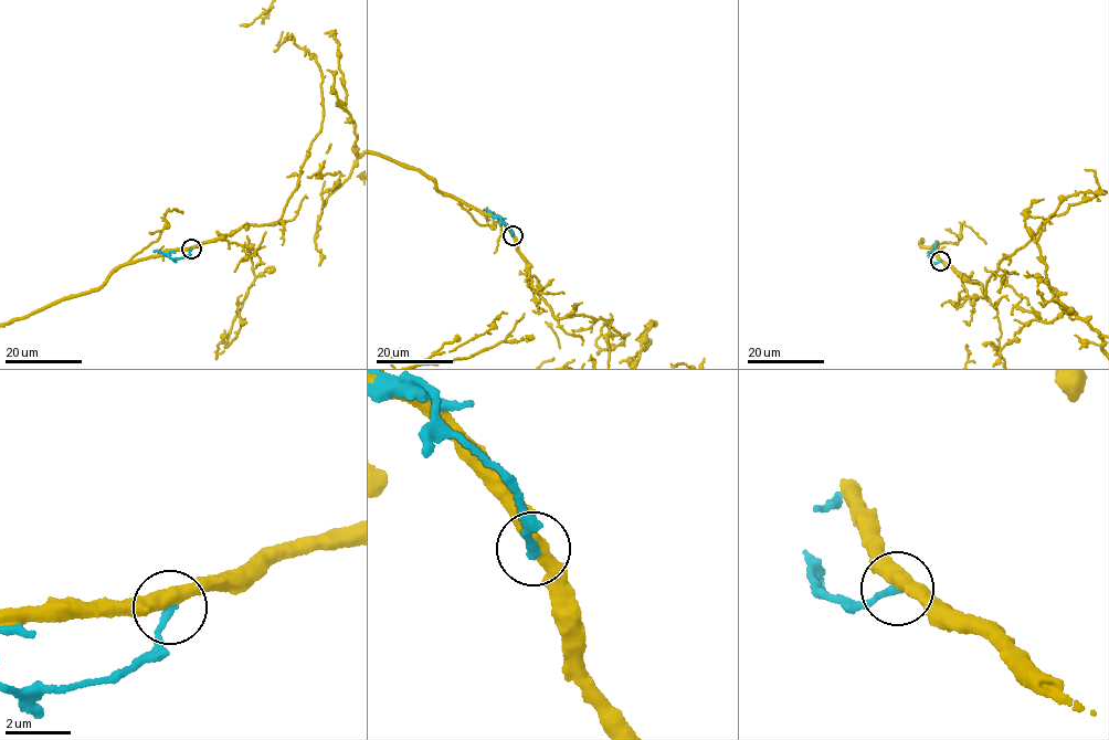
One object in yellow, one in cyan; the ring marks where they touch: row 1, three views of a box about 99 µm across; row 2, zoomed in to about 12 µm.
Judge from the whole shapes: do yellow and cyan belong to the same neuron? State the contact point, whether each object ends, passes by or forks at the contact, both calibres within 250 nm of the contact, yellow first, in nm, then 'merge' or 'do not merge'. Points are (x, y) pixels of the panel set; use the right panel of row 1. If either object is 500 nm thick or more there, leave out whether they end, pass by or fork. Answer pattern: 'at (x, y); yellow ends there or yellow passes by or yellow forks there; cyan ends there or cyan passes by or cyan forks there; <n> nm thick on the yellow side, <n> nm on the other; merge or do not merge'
at (940, 261); yellow passes by; cyan ends there; 440 nm thick on the yellow side, 280 nm on the other; do not merge

